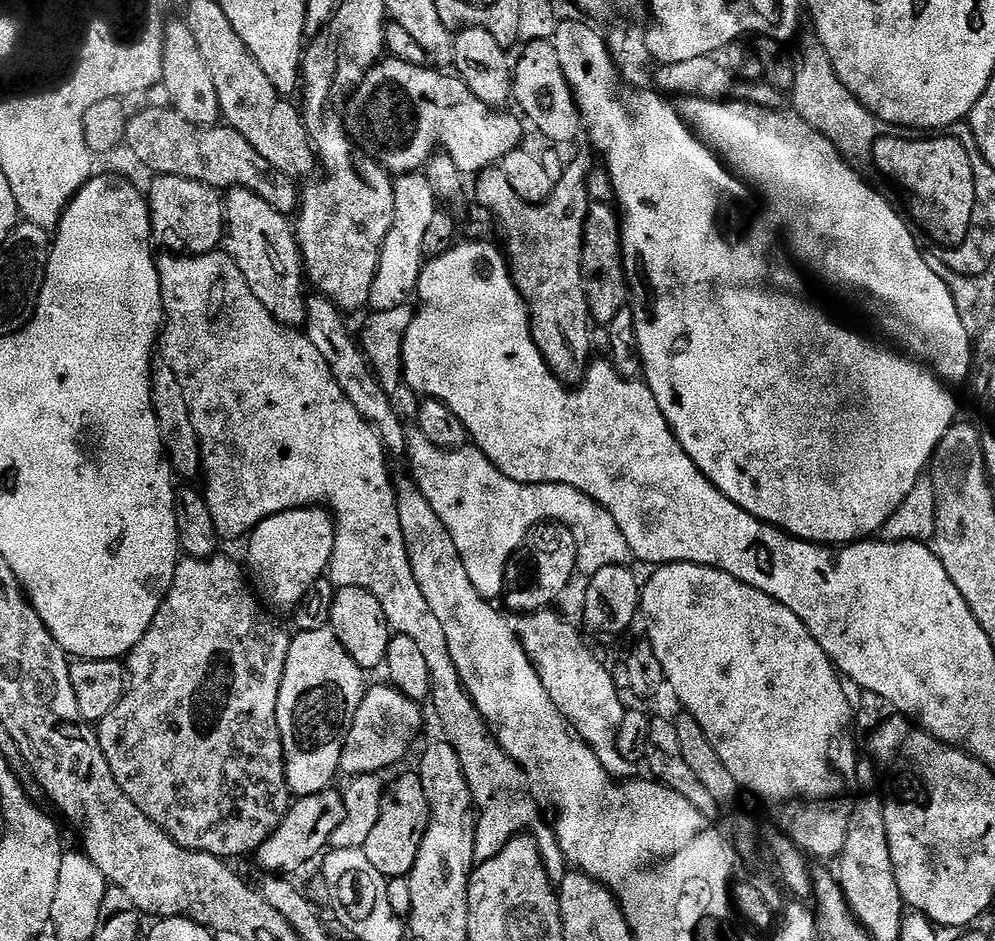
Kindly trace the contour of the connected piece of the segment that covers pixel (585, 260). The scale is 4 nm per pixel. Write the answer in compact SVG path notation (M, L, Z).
M589 203L584 234L578 244L582 290L588 303L588 315L601 326L611 324L618 313L625 311L630 296L624 274L624 259L620 256L620 217L617 209L609 204Z

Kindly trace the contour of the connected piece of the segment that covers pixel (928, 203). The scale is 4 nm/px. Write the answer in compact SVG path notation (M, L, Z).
M936 134L933 140L907 140L907 135L881 135L872 151L875 171L880 171L888 180L893 180L908 195L908 208L912 216L943 246L959 246L970 230L970 218L974 214L974 186L978 183L976 168L972 165L972 156L968 148L960 140L948 136L952 134Z

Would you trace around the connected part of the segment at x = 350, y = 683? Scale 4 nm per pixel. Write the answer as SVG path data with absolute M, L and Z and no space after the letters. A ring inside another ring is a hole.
M332 627L323 628L322 630L310 630L309 632L296 632L291 637L288 645L288 657L286 658L286 670L282 674L282 686L278 694L278 710L276 717L278 718L278 730L282 738L282 746L284 747L284 773L288 779L288 790L293 797L299 798L309 796L310 794L318 794L324 792L327 788L333 787L332 779L338 776L340 772L340 759L342 758L342 750L344 749L344 738L346 729L351 721L352 715L358 710L358 706L362 702L366 691L366 683L364 684L365 669L358 666L358 662L354 662L354 658L350 658L350 654L346 654L346 650L342 646L342 642L338 642L338 638L334 634Z

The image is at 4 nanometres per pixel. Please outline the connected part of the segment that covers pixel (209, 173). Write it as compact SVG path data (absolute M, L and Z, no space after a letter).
M163 107L144 108L141 112L133 111L128 117L128 129L124 135L126 148L129 148L152 171L152 174L190 178L194 182L209 184L211 188L217 190L245 188L258 198L262 198L262 202L274 206L274 210L285 214L297 211L301 193L297 181L282 174L282 170L274 170L274 166L270 166L270 162L266 162L266 158L262 158L262 154L258 154L258 150L254 150L254 146L250 146L250 142L246 142L246 138L242 138L242 134L238 134L238 130L227 126L203 128L197 124L186 122L186 118L182 118L182 114L173 112L171 107Z

